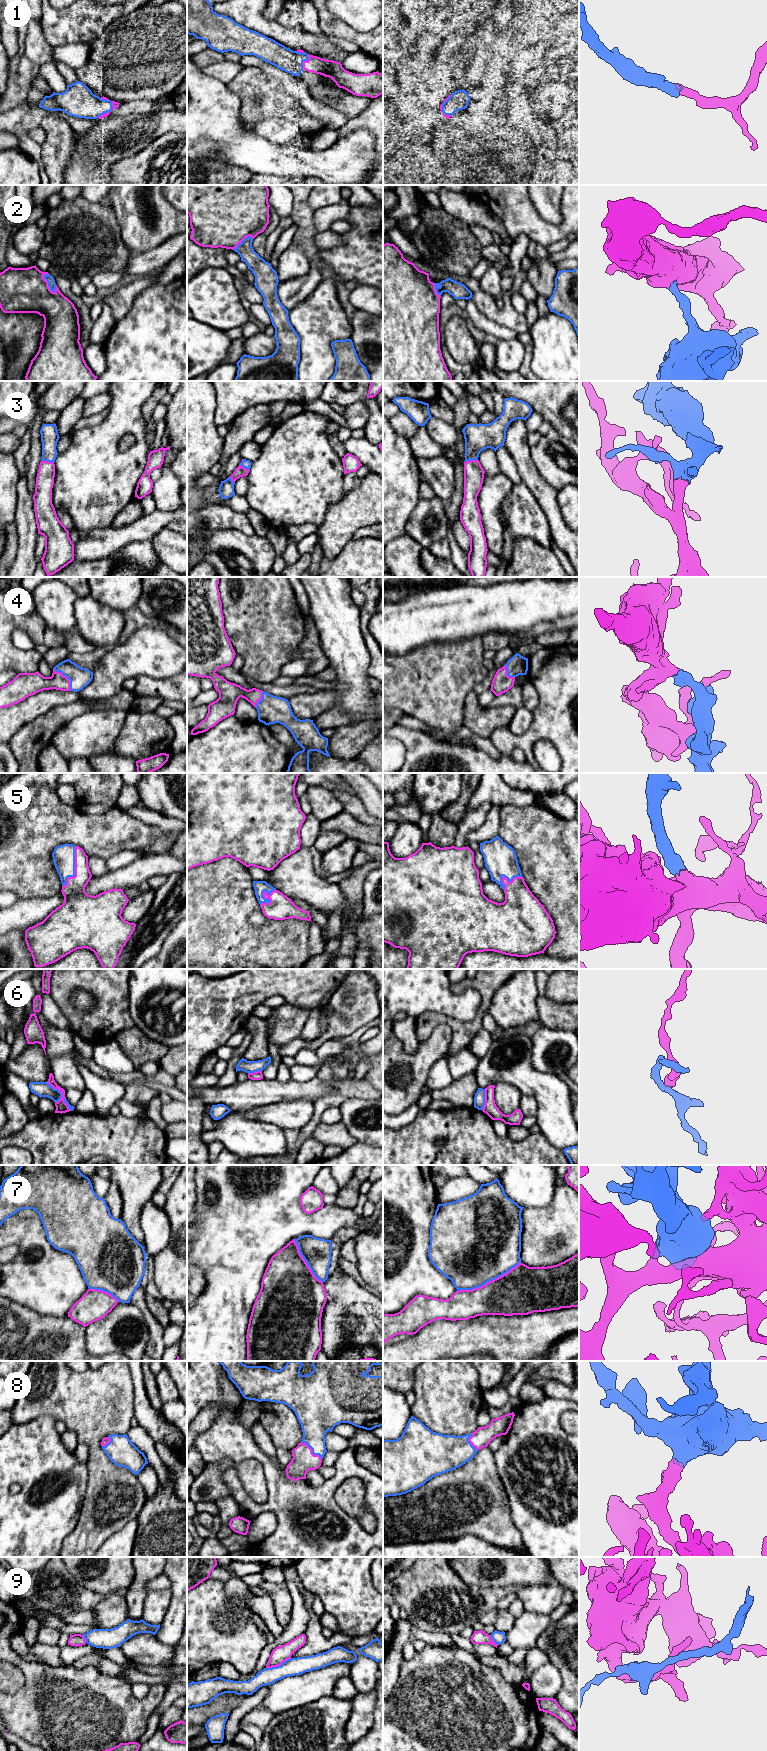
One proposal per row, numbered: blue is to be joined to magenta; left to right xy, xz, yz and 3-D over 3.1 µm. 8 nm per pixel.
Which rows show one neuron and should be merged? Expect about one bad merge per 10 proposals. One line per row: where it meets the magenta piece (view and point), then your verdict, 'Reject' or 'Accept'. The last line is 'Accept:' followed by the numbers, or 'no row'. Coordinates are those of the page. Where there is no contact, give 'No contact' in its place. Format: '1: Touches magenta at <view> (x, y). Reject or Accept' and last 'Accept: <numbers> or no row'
1: Touches magenta at xz (305, 61). Accept
2: Touches magenta at xy (47, 283). Accept
3: Touches magenta at yz (471, 460). Accept
4: Touches magenta at xy (66, 677). Accept
5: Touches magenta at xy (75, 869). Accept
6: Touches magenta at xy (58, 1089). Reject
7: Touches magenta at yz (489, 1281). Accept
8: Touches magenta at xz (311, 1451). Accept
9: Touches magenta at xz (278, 1665). Reject
Accept: 1, 2, 3, 4, 5, 7, 8

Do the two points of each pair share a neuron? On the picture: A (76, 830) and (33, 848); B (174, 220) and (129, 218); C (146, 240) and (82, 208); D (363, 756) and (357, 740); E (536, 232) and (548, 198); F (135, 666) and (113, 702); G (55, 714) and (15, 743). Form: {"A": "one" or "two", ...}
{"A": "one", "B": "one", "C": "two", "D": "two", "E": "two", "F": "two", "G": "one"}

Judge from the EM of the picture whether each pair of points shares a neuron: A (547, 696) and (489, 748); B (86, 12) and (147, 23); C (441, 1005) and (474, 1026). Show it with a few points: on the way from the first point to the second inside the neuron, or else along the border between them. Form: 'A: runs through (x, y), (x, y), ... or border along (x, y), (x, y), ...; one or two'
A: border along (489, 737), (493, 745), (501, 753); two
B: border along (134, 10), (117, 17), (100, 35); two
C: border along (481, 1003), (470, 1021), (459, 1021), (444, 1014); two

